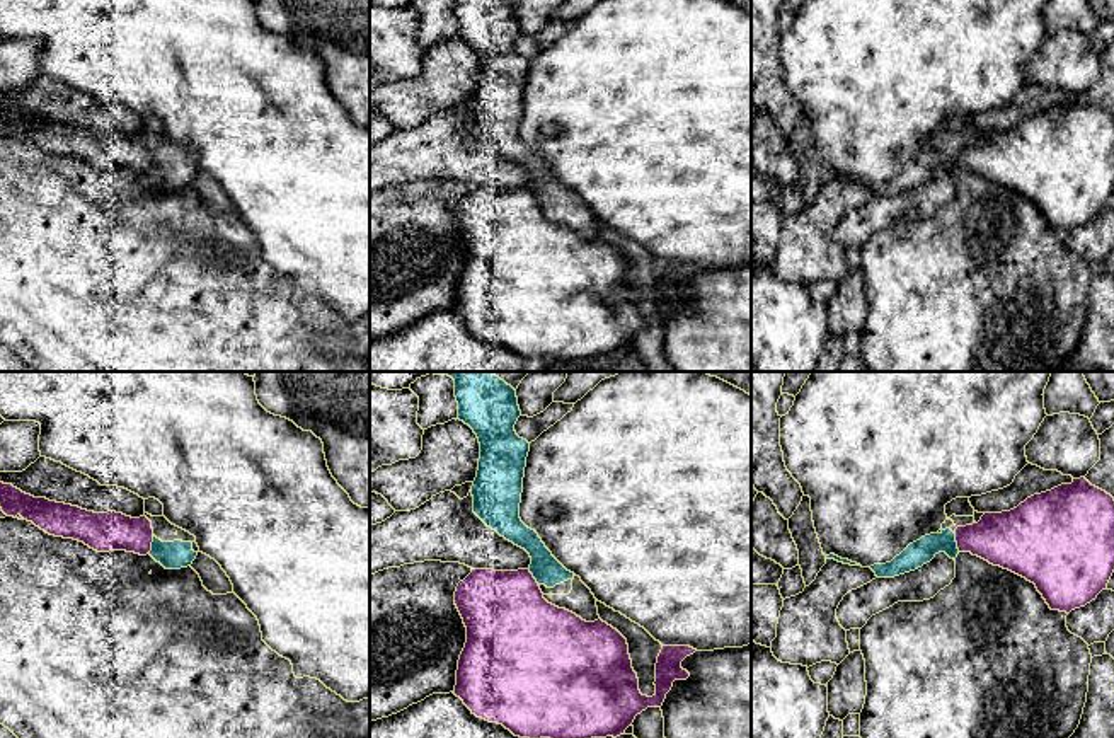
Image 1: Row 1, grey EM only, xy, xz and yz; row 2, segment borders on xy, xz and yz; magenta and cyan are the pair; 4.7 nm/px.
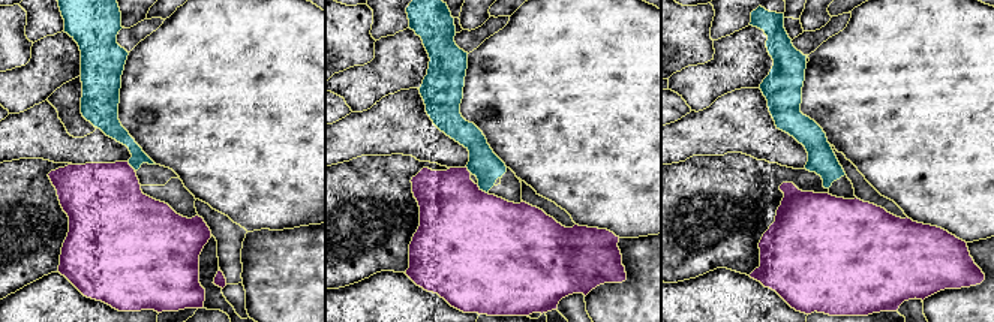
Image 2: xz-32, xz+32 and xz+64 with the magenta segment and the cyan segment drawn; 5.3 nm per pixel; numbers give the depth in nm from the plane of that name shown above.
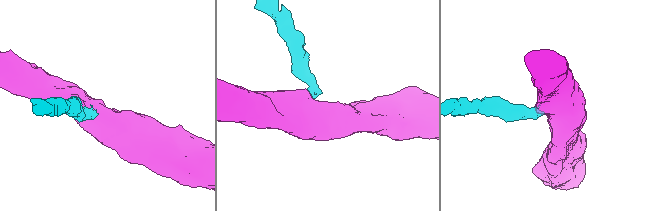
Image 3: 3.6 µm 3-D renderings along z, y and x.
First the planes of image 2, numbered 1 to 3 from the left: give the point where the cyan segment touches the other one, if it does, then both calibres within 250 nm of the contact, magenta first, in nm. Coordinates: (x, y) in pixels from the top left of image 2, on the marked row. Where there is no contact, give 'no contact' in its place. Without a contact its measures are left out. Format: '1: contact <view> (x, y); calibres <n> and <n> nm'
1: contact xz-32 (129, 165); calibres 420 and 110 nm
2: contact xz+32 (482, 190); calibres 500 and 160 nm
3: no contact

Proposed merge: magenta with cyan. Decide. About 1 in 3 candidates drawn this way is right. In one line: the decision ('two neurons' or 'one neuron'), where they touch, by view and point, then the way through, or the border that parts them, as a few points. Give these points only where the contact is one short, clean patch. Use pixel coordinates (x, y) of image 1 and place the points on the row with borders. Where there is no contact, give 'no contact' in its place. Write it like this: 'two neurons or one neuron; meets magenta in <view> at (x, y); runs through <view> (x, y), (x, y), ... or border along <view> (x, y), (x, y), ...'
two neurons; meets magenta in xy at (150, 544); border along xy (154, 536), (149, 553)

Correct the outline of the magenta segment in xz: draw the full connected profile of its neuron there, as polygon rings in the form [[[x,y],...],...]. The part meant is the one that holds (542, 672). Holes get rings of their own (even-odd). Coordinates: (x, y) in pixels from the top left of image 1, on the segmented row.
[[[472,569],[457,586],[455,605],[467,627],[467,643],[458,660],[453,694],[472,714],[502,724],[520,738],[617,738],[637,714],[647,707],[661,707],[675,680],[690,677],[681,661],[697,651],[690,646],[663,646],[656,663],[656,694],[647,697],[639,690],[627,639],[601,619],[586,622],[548,603],[530,569]]]

